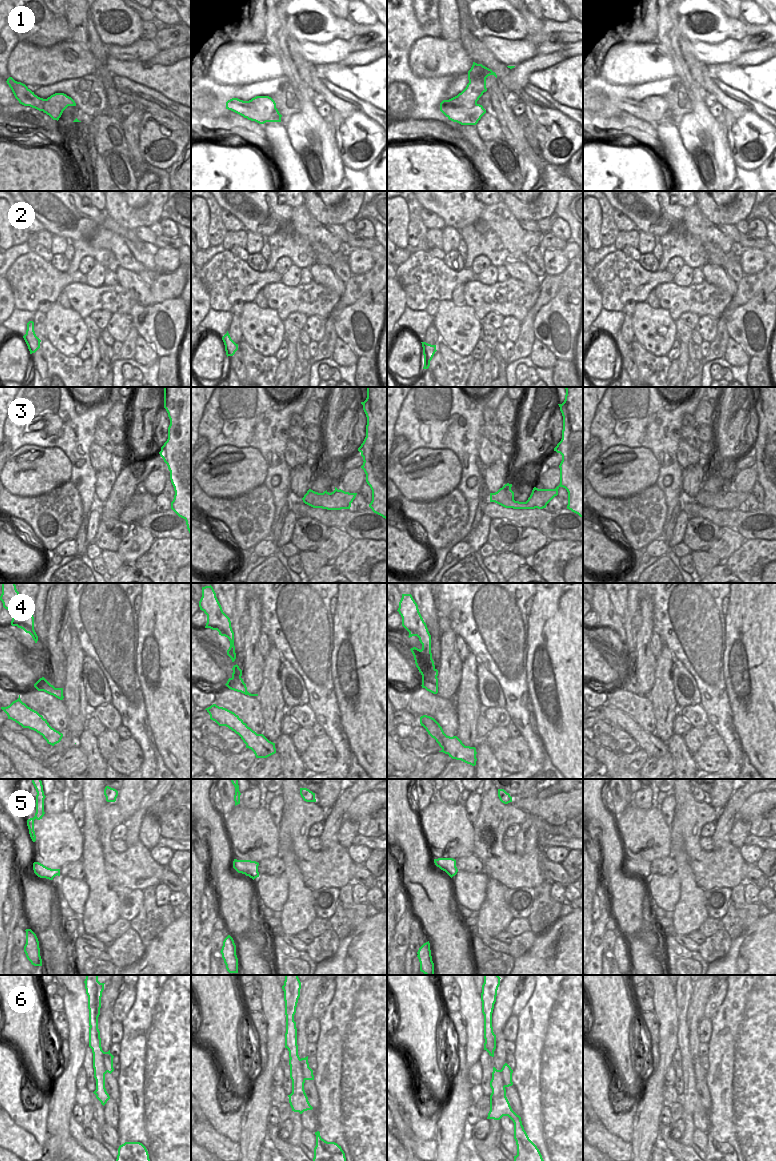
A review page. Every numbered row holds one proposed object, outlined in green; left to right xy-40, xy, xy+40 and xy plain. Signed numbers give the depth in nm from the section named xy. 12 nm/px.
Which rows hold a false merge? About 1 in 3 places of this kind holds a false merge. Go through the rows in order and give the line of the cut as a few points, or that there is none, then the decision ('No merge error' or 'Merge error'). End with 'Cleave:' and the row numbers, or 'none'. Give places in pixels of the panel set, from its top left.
1: Split along xy+40 (443, 100), (445, 103), (457, 108), (471, 108), (476, 103). Merge error
2: No split. No merge error
3: No split. No merge error
4: Split along xy+40 (444, 734), (442, 739), (447, 753). Merge error
5: Split along xy (233, 863), (247, 870), (252, 877). Merge error
6: Split along xy (300, 1059), (305, 1079). Merge error
Cleave: 1, 4, 5, 6.

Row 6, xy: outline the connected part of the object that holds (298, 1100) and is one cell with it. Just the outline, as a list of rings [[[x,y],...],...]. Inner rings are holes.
[[[285,975],[282,989],[286,1015],[285,1048],[289,1051],[290,1078],[292,1080],[292,1093],[288,1097],[292,1111],[302,1114],[304,1111],[312,1110],[313,1107],[310,1105],[304,1090],[305,1077],[298,1055],[297,1028],[294,1021],[301,989],[298,975]]]

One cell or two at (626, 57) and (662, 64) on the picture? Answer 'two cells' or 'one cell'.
one cell

